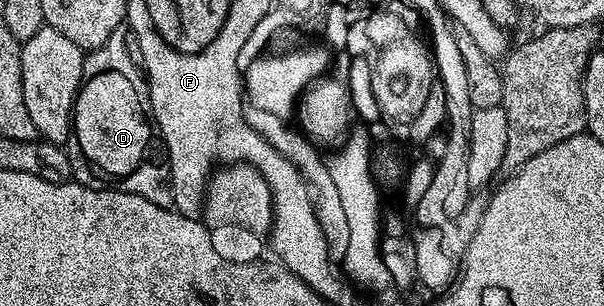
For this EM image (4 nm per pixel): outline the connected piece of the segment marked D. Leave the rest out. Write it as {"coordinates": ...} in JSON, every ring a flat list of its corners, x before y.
{"coordinates":[[123,30,110,33,106,45,87,52,84,56,84,77,76,93,76,106,72,108,74,142,67,148,68,156,72,159,72,179,84,187,134,193,138,197,146,197,146,201,154,201,154,205,159,207,172,207,168,156,152,117,148,81,141,64,132,60,133,48,130,43,128,48,124,34]]}

